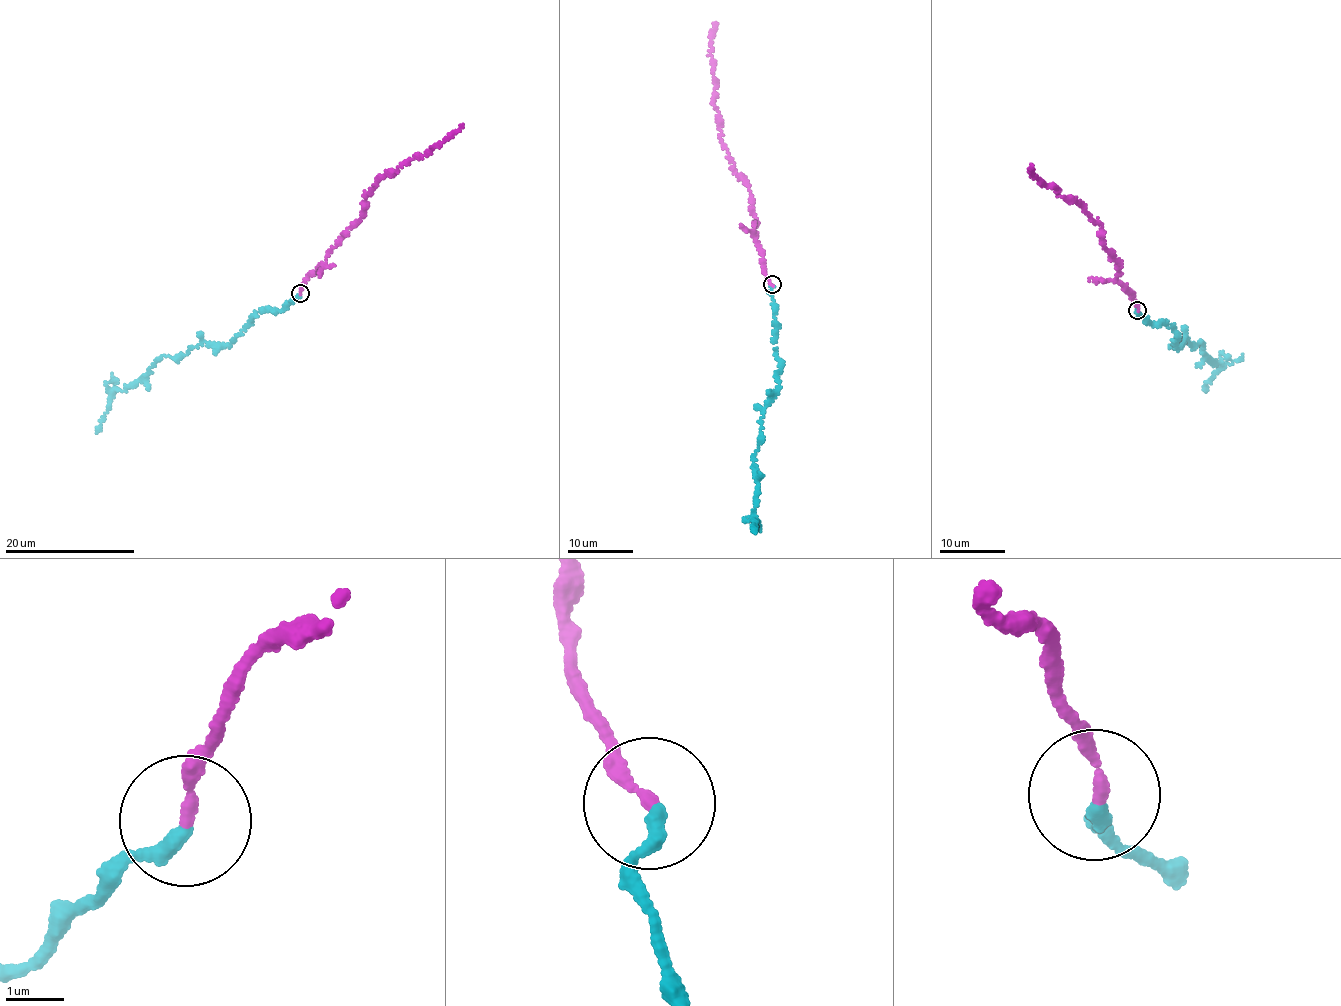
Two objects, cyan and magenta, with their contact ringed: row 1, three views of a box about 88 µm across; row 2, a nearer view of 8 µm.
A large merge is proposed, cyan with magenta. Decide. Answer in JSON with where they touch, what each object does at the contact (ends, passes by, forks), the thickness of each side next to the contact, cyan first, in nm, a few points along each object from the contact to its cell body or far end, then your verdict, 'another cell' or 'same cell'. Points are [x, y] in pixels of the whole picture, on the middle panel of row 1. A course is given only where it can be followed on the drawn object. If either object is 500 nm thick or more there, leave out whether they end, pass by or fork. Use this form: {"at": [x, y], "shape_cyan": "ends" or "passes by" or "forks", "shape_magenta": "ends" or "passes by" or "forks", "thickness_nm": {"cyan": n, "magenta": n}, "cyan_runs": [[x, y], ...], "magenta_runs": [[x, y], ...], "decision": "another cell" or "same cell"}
{"at": [772, 284], "shape_cyan": "ends", "shape_magenta": "ends", "thickness_nm": {"cyan": 260, "magenta": 190}, "cyan_runs": [[772, 285], [773, 343], [781, 363], [754, 457], [759, 490], [754, 534]], "magenta_runs": [[772, 285], [753, 232], [749, 189], [724, 149], [714, 105], [709, 52], [715, 23]], "decision": "another cell"}

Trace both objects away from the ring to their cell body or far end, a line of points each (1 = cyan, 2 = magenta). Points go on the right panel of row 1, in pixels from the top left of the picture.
1: (1137, 310), (1148, 323), (1172, 327), (1177, 347), (1185, 338), (1201, 343), (1202, 352), (1222, 363), (1206, 391)
2: (1137, 310), (1132, 294), (1116, 280), (1119, 262), (1105, 247), (1101, 224), (1034, 175), (1033, 165)

